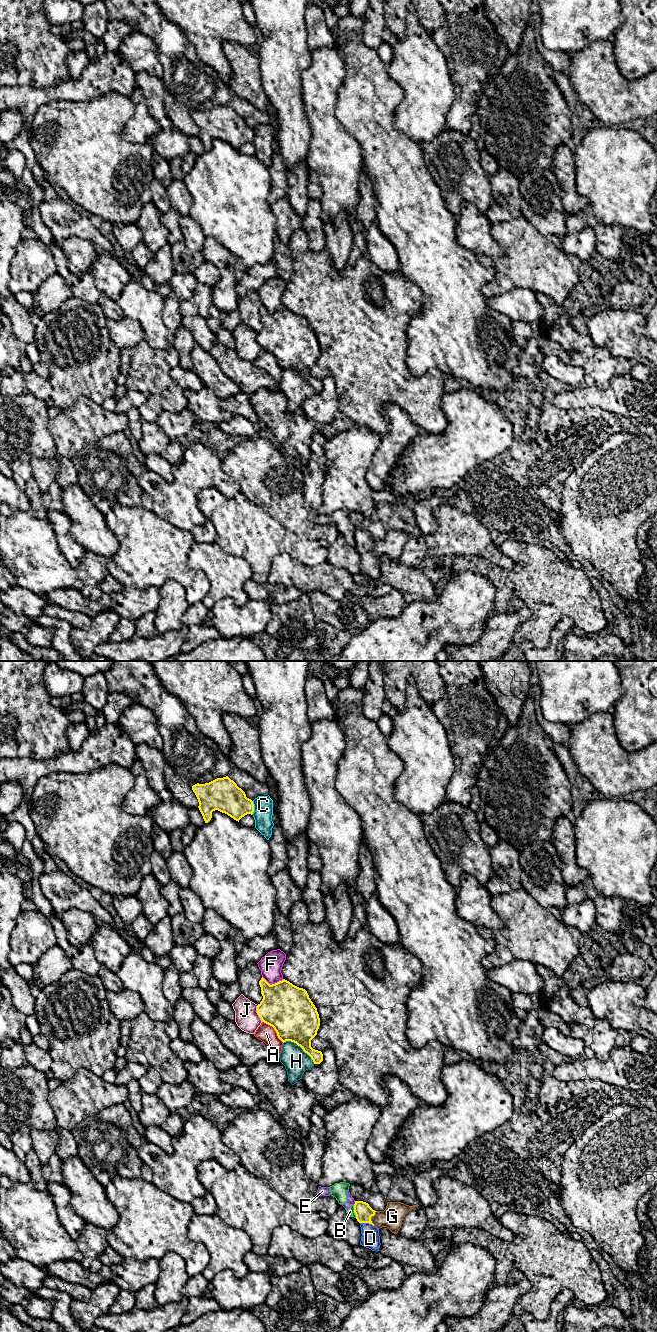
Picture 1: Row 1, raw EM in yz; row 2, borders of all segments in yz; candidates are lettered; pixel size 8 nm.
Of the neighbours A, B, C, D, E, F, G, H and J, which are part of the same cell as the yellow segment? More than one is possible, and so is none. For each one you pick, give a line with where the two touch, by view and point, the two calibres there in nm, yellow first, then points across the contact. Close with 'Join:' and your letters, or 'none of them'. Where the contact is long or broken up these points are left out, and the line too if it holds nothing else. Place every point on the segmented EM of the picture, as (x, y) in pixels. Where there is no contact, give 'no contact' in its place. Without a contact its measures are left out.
G: yz (370, 1218) | 140/170 nm | across yz (362, 1210), (370, 1218), (390, 1218), (392, 1216)
Join: G

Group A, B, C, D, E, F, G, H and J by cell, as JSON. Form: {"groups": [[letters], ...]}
{"groups": [["A"], ["B", "E"], ["C"], ["D"], ["F"], ["G"], ["H"], ["J"]]}

